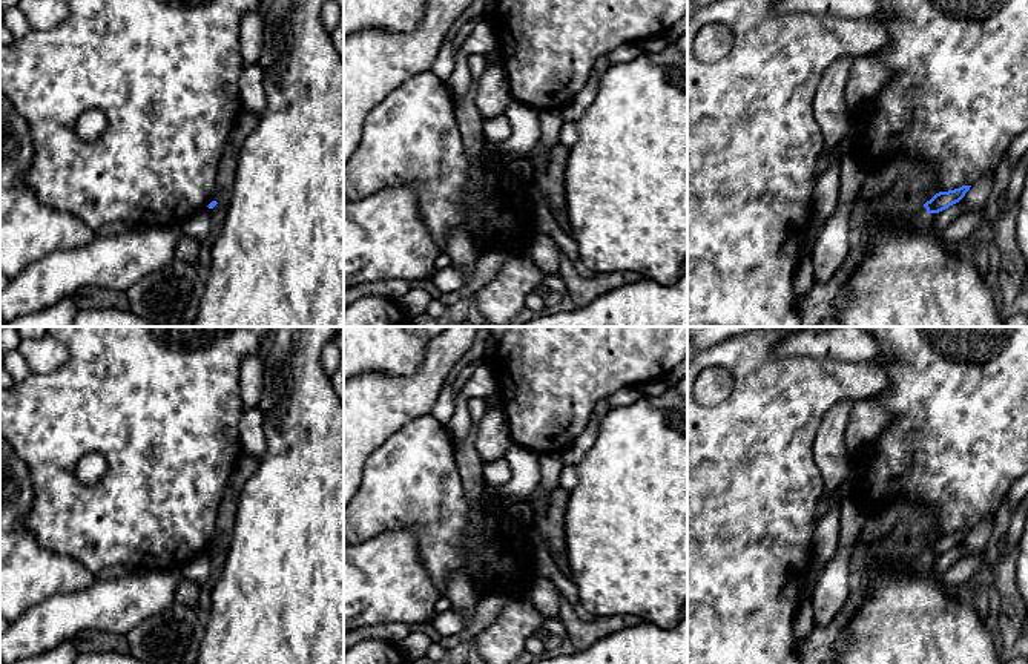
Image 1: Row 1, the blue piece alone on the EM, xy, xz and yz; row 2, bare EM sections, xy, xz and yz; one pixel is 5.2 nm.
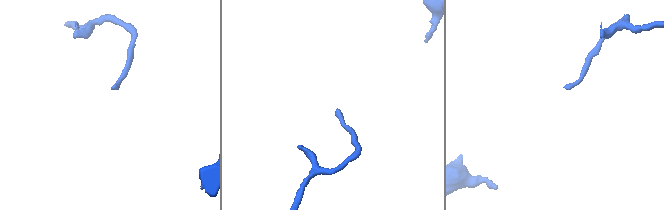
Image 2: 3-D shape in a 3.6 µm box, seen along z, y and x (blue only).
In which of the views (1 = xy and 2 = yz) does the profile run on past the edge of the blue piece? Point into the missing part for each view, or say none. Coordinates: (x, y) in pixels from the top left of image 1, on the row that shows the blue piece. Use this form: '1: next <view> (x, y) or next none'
1: next none
2: next none

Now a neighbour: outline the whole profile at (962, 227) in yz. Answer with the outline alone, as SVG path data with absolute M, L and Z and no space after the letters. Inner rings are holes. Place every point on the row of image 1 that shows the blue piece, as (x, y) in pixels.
M984 209L973 212L970 215L960 216L948 228L945 228L942 232L942 236L944 236L944 239L959 245L980 224L984 224L987 227L988 238L991 238L990 230L993 227L993 224L987 221L985 215L984 215Z

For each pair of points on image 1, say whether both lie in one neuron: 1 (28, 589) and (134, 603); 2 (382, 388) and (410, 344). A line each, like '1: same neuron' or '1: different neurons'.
1: different neurons
2: different neurons

